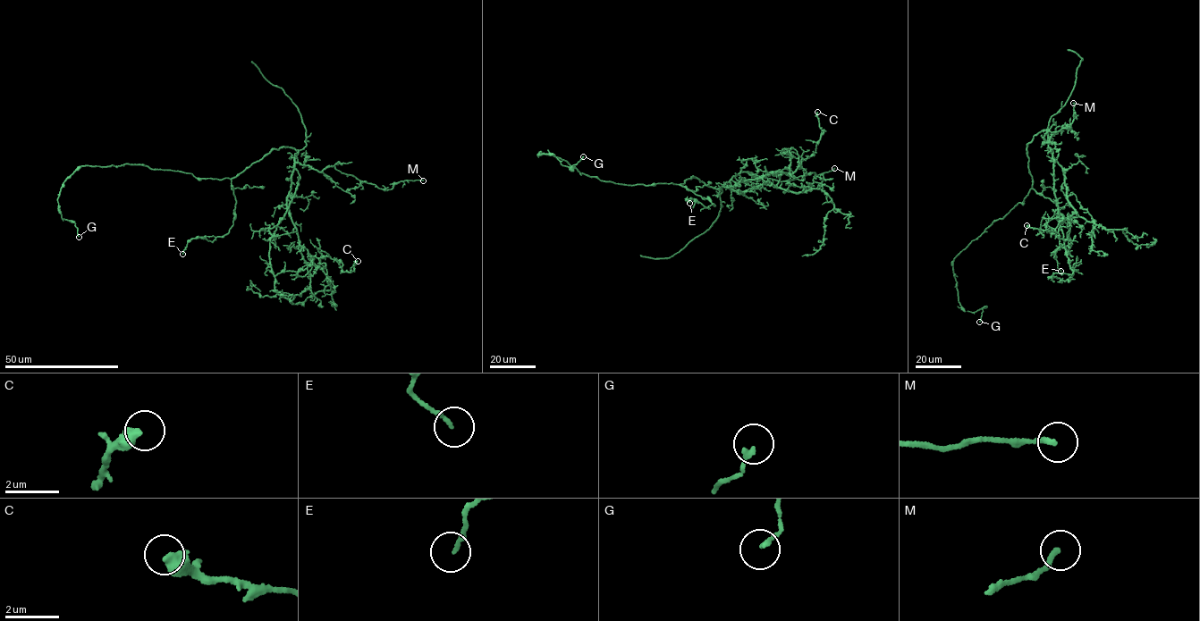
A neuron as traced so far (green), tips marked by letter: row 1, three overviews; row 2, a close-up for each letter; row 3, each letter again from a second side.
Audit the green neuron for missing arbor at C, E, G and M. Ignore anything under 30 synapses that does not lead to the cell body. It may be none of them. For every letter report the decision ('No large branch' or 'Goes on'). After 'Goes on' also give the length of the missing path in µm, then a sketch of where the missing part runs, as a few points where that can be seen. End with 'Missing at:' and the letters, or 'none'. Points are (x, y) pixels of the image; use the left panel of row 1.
C: No large branch
E: No large branch
G: No large branch
M: No large branch
Missing at: none

